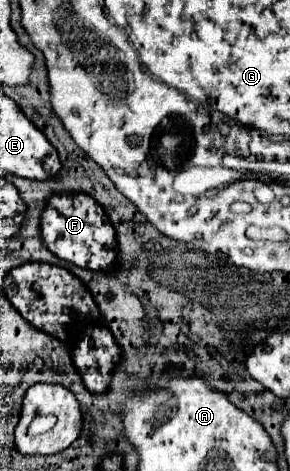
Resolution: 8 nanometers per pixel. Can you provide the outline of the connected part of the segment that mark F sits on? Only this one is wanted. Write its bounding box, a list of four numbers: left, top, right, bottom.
[41,193,117,269]

